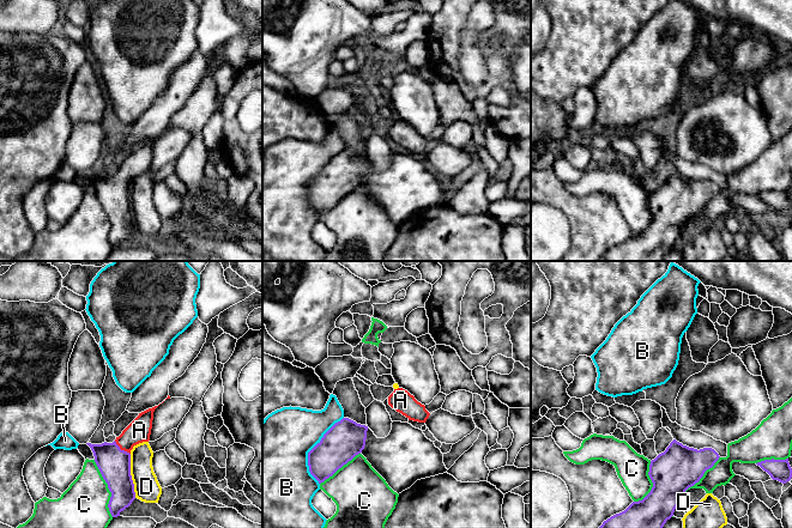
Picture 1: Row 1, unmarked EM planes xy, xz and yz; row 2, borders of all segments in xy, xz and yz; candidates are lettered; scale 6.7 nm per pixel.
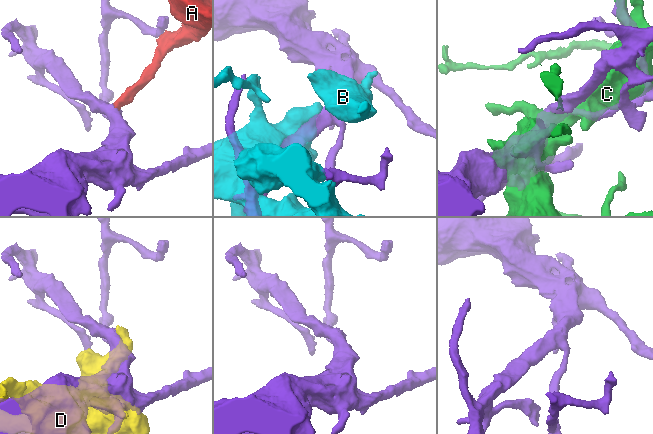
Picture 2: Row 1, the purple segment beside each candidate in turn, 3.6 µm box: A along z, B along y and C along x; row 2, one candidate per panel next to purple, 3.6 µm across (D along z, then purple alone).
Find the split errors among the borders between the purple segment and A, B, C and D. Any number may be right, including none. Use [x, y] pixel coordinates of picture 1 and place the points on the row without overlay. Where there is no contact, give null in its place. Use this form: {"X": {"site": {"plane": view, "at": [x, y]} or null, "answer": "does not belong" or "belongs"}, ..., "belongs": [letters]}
{"A": {"site": {"plane": "xy", "at": [120, 181]}, "answer": "belongs"}, "B": {"site": {"plane": "xz", "at": [310, 182]}, "answer": "does not belong"}, "C": {"site": {"plane": "xy", "at": [108, 219]}, "answer": "does not belong"}, "D": {"site": {"plane": "xy", "at": [131, 207]}, "answer": "does not belong"}, "belongs": ["A"]}

